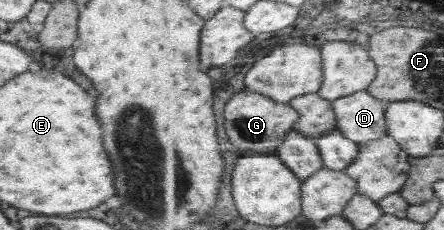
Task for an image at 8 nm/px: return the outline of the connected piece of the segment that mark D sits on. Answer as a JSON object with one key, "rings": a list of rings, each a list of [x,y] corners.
{"rings":[[[368,90],[333,101],[338,130],[361,144],[385,138],[390,131],[386,112],[391,103],[379,100]]]}

